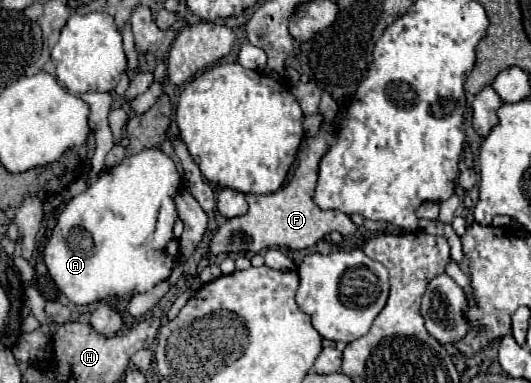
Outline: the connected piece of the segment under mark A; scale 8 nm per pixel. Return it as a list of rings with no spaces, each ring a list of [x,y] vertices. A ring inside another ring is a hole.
[[[145,148],[103,170],[85,192],[69,200],[45,246],[43,260],[57,288],[73,304],[91,304],[111,296],[127,300],[167,280],[179,256],[179,240],[173,236],[173,224],[179,218],[173,194],[179,186],[181,176],[161,148]],[[147,184],[171,186],[159,192],[163,198],[157,208],[155,228],[149,232],[143,224]]]

